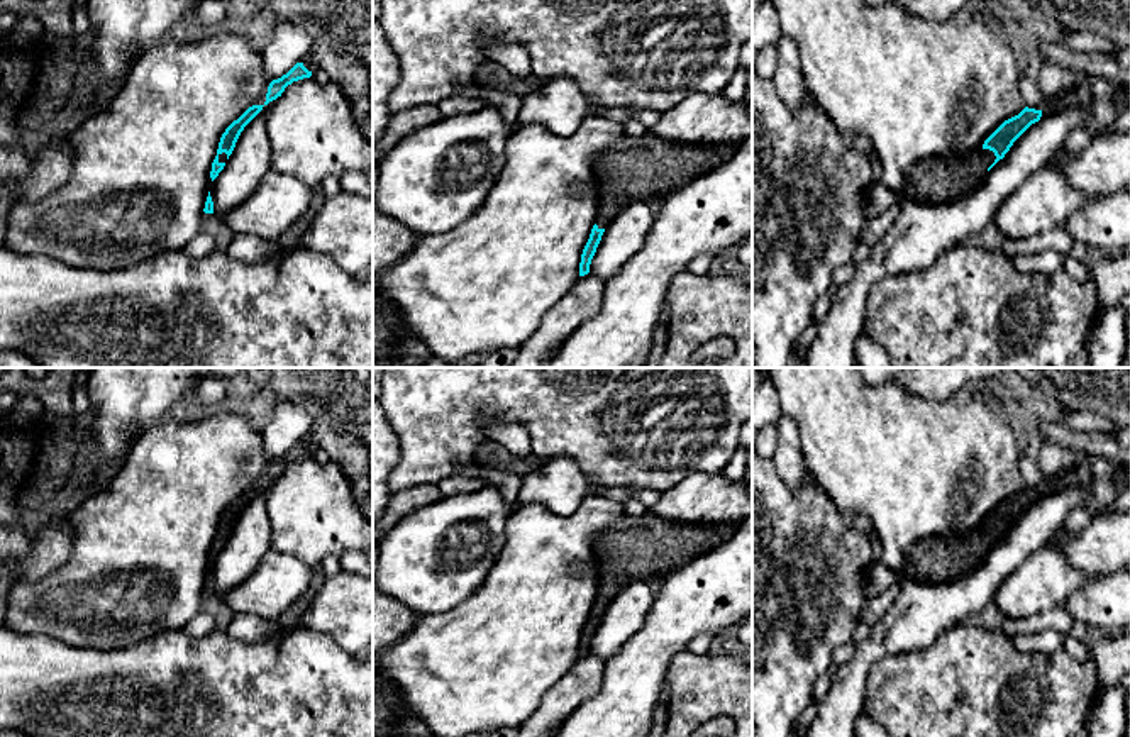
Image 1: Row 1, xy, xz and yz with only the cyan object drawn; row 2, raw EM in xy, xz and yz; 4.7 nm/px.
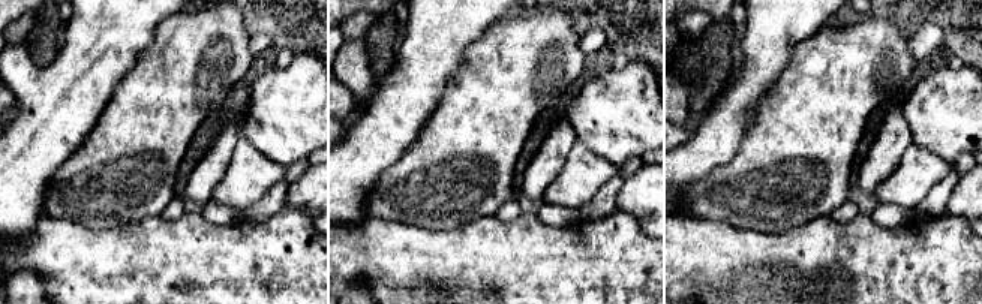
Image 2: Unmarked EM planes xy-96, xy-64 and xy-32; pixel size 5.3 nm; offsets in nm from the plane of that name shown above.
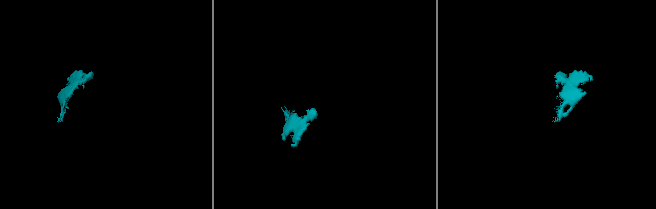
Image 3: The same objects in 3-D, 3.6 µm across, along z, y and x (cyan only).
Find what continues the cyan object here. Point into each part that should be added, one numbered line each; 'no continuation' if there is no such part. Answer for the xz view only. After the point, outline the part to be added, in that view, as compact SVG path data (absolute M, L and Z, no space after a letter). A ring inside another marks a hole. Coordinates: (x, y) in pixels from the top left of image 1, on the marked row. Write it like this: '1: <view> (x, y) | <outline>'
1: xz (631, 170) | M623 134L596 159L598 229L625 207L669 195L725 163L740 144L681 144L652 136Z

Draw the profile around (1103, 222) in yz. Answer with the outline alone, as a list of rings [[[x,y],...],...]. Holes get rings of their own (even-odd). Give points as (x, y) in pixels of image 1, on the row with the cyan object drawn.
[[[1130,191],[1089,197],[1062,227],[1076,242],[1108,254],[1130,251]]]

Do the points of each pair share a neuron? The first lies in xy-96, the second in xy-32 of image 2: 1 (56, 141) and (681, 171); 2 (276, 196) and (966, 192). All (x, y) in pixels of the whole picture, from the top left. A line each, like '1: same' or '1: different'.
1: same
2: different

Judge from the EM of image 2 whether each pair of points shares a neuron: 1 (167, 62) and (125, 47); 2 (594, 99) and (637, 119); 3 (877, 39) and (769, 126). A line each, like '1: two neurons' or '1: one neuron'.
1: two neurons
2: one neuron
3: one neuron

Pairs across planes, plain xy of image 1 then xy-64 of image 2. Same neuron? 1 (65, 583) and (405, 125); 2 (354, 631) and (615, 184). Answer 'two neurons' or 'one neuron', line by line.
1: two neurons
2: two neurons

